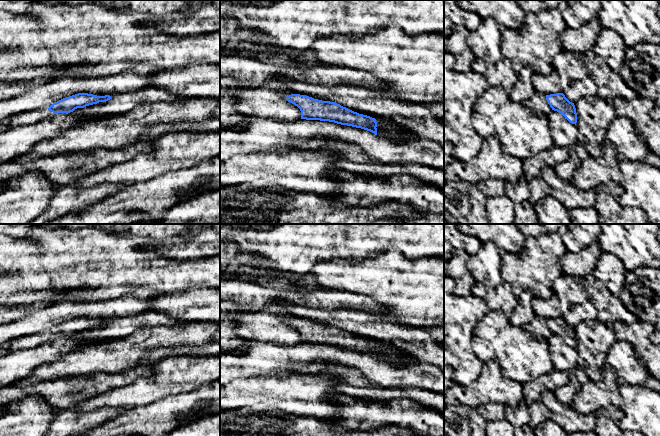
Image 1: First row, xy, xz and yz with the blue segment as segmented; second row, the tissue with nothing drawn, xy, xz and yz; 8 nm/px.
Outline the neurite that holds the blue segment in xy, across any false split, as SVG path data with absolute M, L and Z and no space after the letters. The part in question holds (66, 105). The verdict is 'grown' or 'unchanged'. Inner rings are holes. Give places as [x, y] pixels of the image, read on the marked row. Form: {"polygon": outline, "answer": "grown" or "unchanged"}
{"polygon": "M78 93L63 98L53 103L48 109L35 109L25 112L19 112L7 118L11 126L31 125L43 119L50 118L57 113L70 113L77 108L84 108L99 102L106 102L111 96L97 96L88 93Z", "answer": "grown"}

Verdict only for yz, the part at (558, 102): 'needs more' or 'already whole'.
already whole

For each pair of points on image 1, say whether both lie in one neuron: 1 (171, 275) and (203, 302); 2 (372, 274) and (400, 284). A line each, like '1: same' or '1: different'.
1: different
2: same

